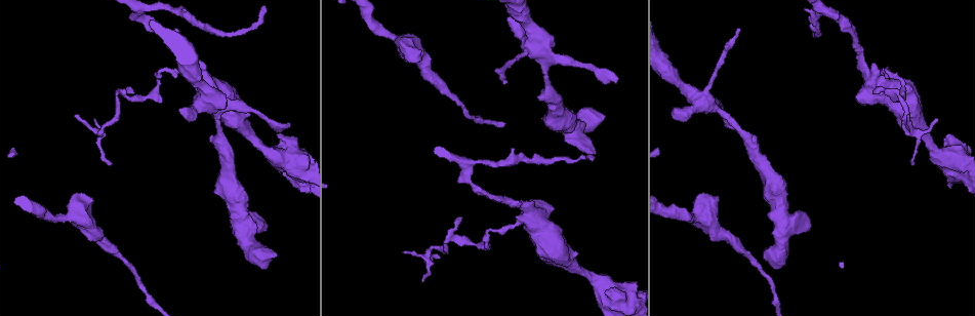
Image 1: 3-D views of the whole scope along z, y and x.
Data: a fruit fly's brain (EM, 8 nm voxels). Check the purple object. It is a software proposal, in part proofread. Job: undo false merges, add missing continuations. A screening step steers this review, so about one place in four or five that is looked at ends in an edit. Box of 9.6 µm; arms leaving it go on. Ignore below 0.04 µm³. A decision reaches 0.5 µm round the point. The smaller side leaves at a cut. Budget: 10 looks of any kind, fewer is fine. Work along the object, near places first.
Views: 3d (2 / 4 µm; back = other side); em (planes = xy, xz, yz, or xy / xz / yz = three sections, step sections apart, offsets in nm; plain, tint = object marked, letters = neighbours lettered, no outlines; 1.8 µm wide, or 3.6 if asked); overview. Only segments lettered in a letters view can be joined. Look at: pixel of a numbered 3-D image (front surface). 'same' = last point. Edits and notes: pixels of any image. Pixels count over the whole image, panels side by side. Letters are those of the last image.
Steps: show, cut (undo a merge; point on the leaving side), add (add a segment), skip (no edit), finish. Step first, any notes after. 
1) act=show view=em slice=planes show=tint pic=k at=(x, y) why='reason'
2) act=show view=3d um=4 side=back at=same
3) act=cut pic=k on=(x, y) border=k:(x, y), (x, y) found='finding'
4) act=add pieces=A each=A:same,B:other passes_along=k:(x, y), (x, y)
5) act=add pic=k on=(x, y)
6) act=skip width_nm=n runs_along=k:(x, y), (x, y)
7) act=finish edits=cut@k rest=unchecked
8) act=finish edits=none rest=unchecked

act=show view=em slice=planes show=letters pic=1 at=(440, 259)

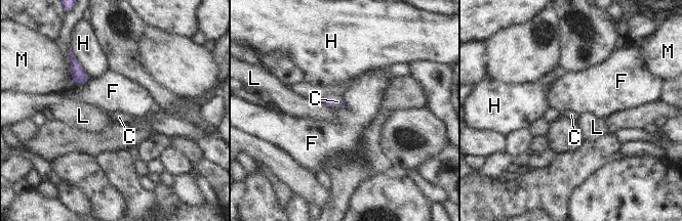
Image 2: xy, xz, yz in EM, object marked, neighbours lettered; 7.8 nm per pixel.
act=add pieces=C longest_contact=H:240nm each=C:same,F:other,H:other,L:other,M:other passes_along=2:(328, 100), (333, 101), (337, 101) found='it goes on there'

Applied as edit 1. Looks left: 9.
act=show view=overview why='see it whole again'

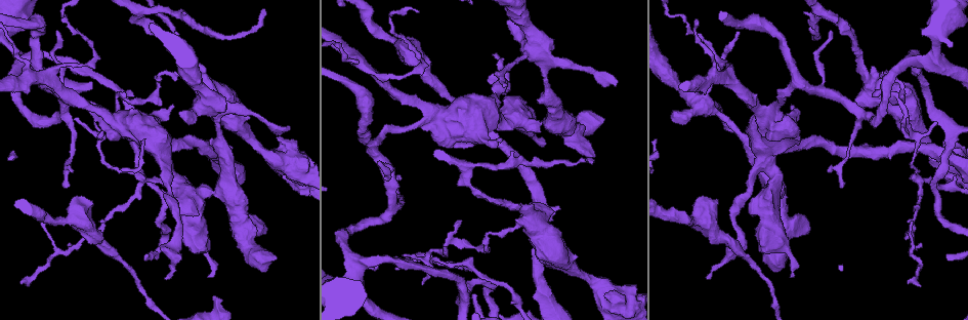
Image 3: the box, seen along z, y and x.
act=show view=em slice=planes show=letters pic=3 at=(231, 147) why='an open end'

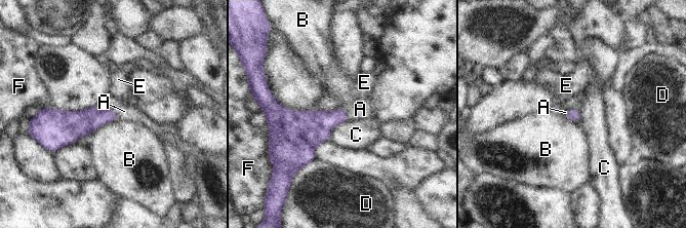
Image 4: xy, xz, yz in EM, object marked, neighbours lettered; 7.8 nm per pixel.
act=add pieces=A each=A:same,B:other,C:other,D:other,E:other,F:other passes_along=4:(317, 125), (346, 113), (360, 109) found='the neuron continues'

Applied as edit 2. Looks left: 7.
act=show view=overview why='redraw'

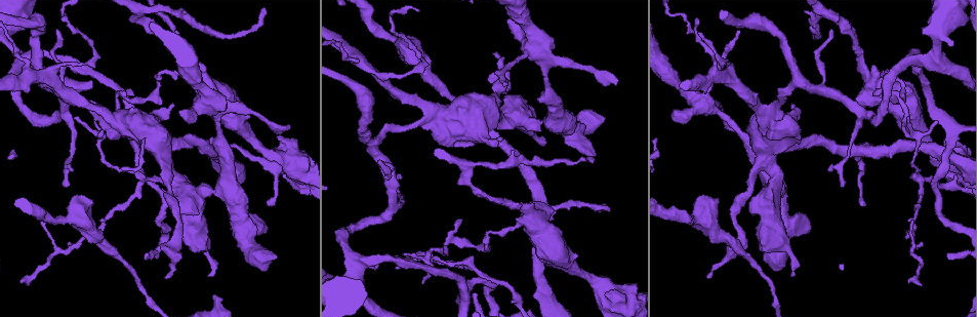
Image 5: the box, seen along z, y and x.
act=show view=em slice=planes show=letters pic=5 at=(672, 113) why='branch stops here'

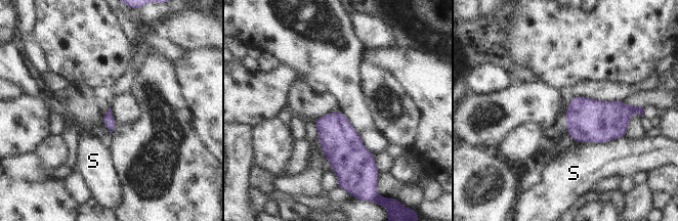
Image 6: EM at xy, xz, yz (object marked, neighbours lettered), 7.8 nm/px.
act=skip each=S:other border=6:(626, 135), (603, 142), (576, 142) found='no lettered segment goes on from it'

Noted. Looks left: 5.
act=show view=3d um=4 side=back pic=5 at=(603, 118) why='thick end'

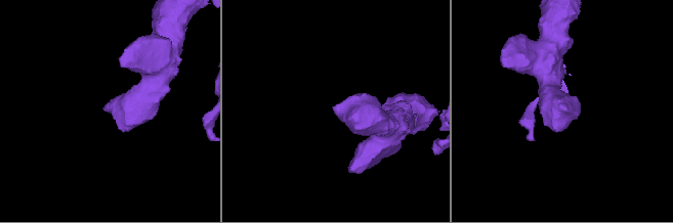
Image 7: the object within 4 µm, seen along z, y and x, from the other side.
act=show view=em slice=planes show=letters pic=7 at=(103, 108) why='need the tissue'

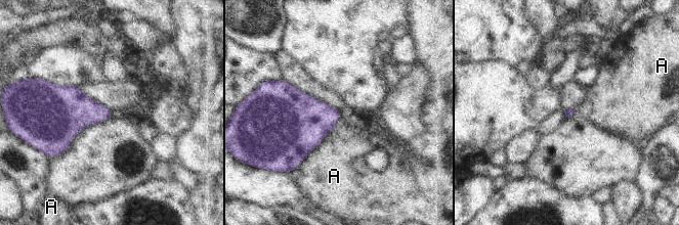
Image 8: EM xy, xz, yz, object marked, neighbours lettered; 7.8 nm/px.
act=skip each=A:other border=8:(333, 129), (295, 170) found='no lettered segment goes on from it'

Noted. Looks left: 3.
act=finish edits=add@2,add@4 rest=unchecked

